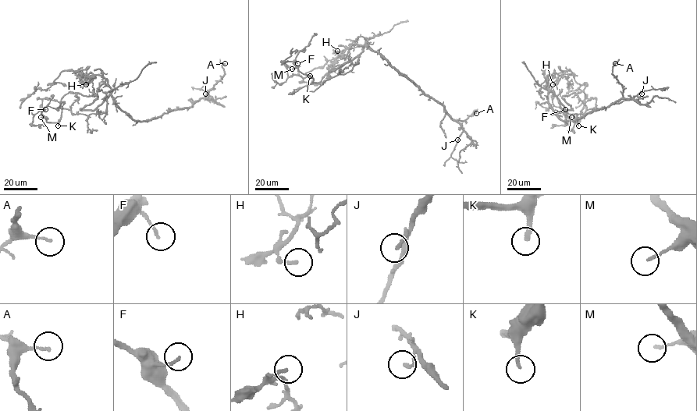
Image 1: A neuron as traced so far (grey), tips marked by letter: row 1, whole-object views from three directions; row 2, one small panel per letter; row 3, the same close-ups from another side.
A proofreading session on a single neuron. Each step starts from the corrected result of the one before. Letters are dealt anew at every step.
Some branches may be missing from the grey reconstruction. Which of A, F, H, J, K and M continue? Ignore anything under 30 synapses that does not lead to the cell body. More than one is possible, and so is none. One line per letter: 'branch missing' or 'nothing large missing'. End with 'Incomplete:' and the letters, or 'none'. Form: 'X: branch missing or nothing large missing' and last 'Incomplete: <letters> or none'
A: nothing large missing
F: nothing large missing
H: nothing large missing
J: nothing large missing
K: branch missing
M: nothing large missing
Incomplete: K

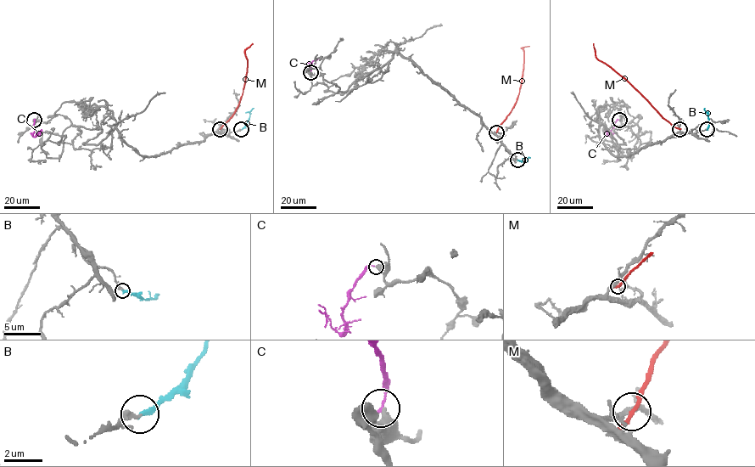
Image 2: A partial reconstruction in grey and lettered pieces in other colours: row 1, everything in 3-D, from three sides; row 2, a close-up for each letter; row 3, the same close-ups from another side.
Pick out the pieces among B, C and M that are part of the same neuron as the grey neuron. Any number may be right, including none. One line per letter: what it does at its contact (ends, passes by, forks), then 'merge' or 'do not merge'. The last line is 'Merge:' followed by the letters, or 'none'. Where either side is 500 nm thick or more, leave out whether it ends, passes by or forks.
B: it ends there; merge
C: it passes by; do not merge
M: it ends there; do not merge
Merge: B

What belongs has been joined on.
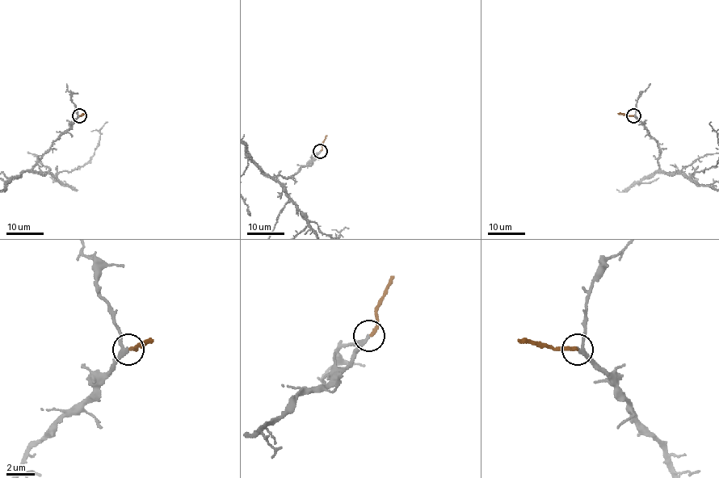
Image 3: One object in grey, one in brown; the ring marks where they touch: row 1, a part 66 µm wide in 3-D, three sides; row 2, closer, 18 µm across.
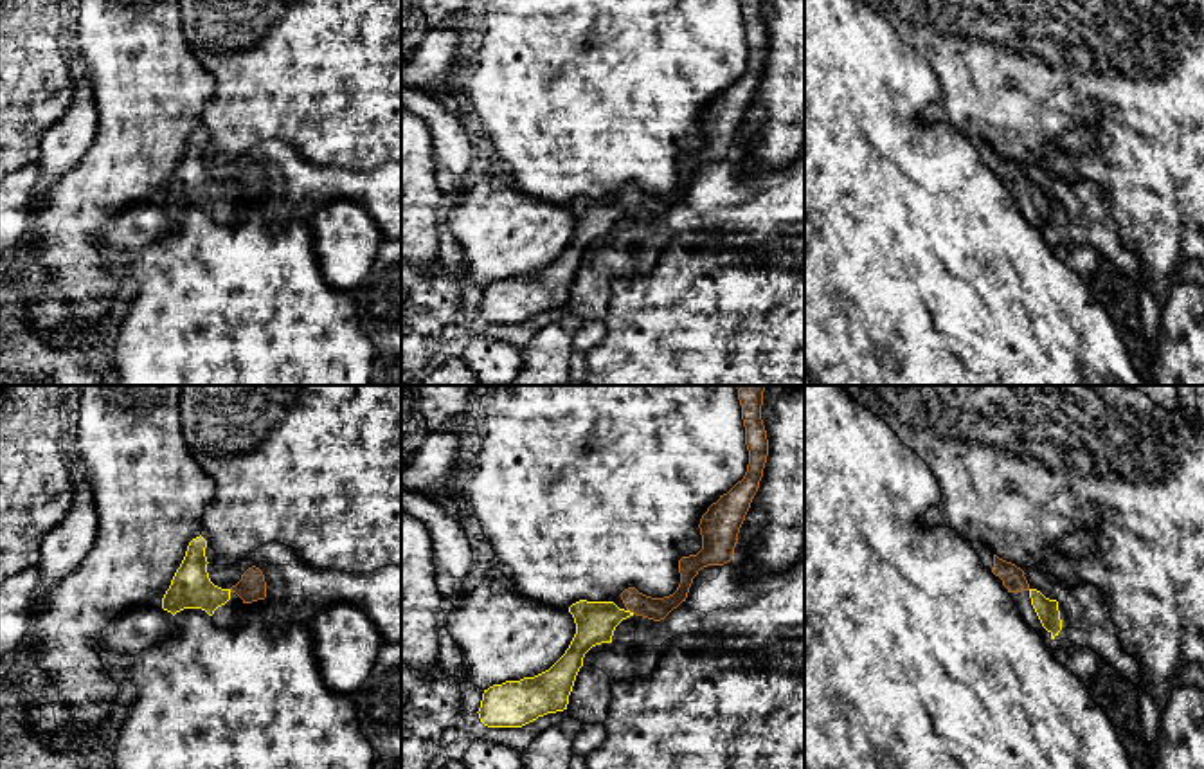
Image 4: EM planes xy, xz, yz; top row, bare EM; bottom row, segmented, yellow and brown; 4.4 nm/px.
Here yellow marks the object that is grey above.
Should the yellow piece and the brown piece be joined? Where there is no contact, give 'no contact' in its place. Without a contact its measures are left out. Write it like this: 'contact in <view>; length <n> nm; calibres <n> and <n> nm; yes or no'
contact in xz; length 40 nm; calibres 180 and 100 nm; yes

